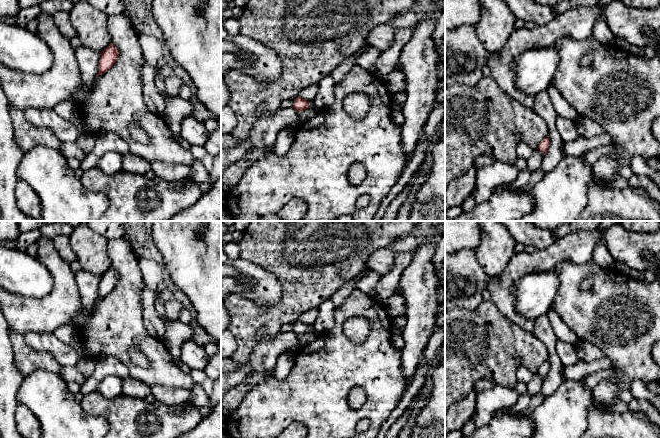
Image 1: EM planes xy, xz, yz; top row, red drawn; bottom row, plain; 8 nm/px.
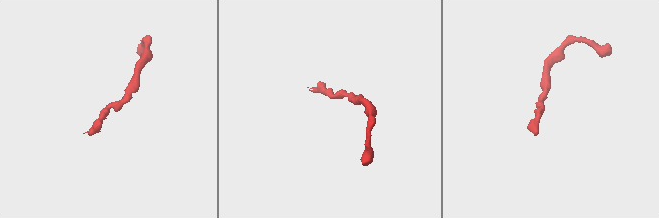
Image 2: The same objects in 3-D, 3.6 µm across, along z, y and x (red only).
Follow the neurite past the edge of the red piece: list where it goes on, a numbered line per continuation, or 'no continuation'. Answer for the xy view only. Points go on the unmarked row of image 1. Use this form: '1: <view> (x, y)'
no continuation

